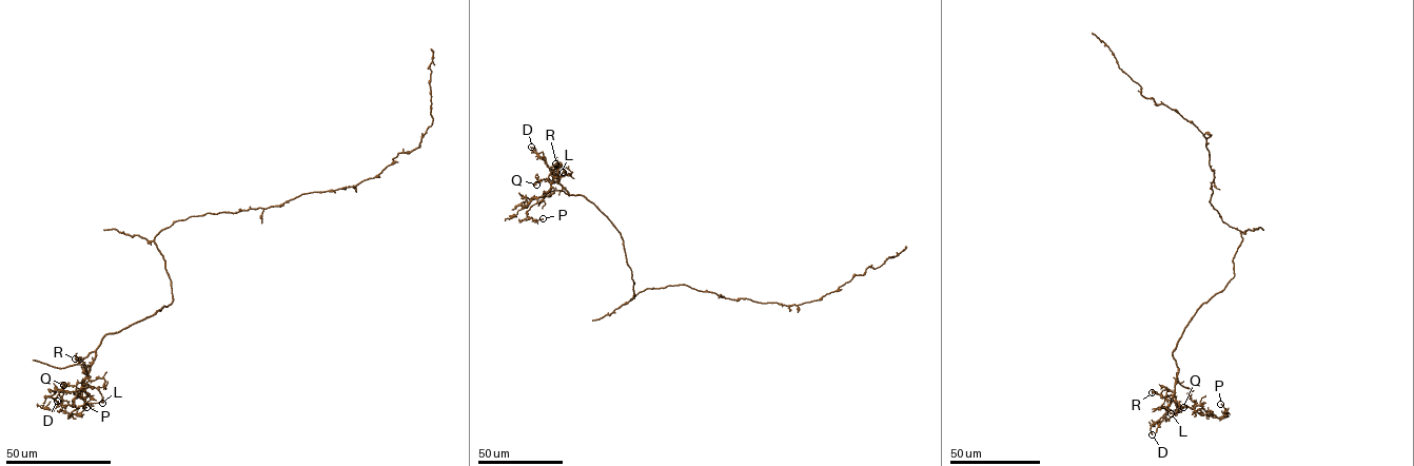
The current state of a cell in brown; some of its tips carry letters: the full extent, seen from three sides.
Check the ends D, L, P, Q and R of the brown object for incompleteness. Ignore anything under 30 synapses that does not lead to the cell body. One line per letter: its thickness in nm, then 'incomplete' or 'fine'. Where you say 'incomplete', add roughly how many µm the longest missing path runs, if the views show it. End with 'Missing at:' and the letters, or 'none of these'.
D: 120 nm thick; fine
L: 220 nm thick; fine
P: 140 nm thick; fine
Q: 120 nm thick; fine
R: 130 nm thick; fine
Missing at: none of these

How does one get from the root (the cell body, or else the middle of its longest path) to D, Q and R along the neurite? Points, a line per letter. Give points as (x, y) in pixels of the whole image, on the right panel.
D: (1219, 213), (1242, 238), (1234, 276), (1186, 325), (1172, 353), (1175, 399), (1152, 434)
Q: (1219, 213), (1242, 240), (1233, 259), (1234, 276), (1197, 309), (1172, 353), (1178, 369), (1175, 404), (1183, 407)
R: (1219, 213), (1242, 238), (1233, 259), (1234, 276), (1186, 325), (1172, 353), (1178, 369), (1174, 395), (1152, 392)

